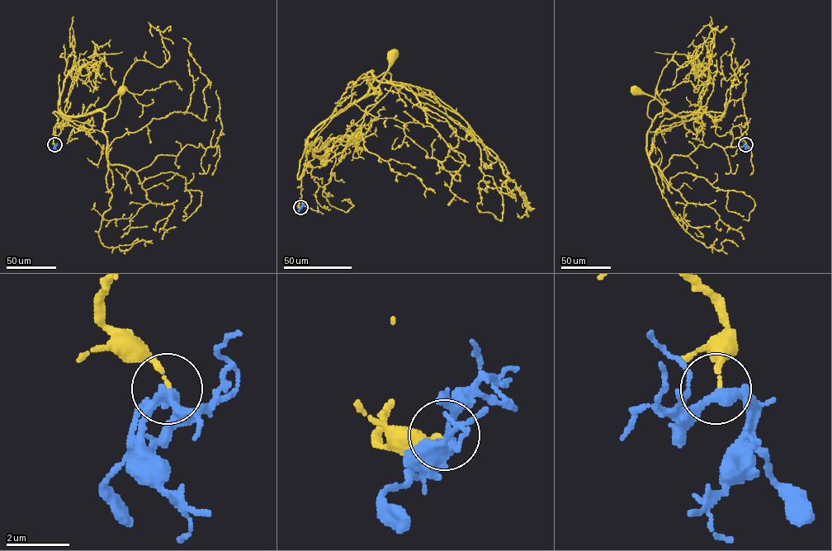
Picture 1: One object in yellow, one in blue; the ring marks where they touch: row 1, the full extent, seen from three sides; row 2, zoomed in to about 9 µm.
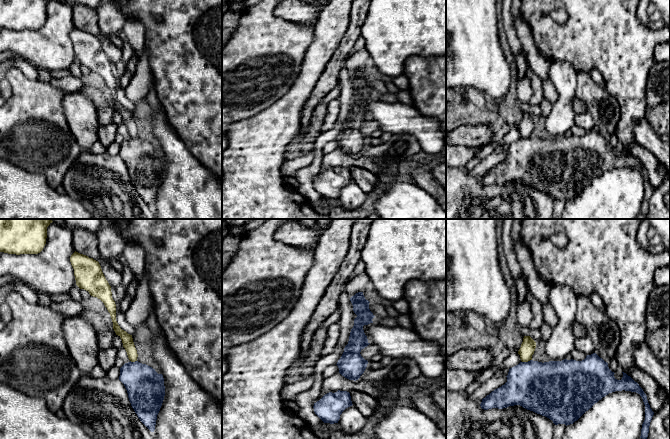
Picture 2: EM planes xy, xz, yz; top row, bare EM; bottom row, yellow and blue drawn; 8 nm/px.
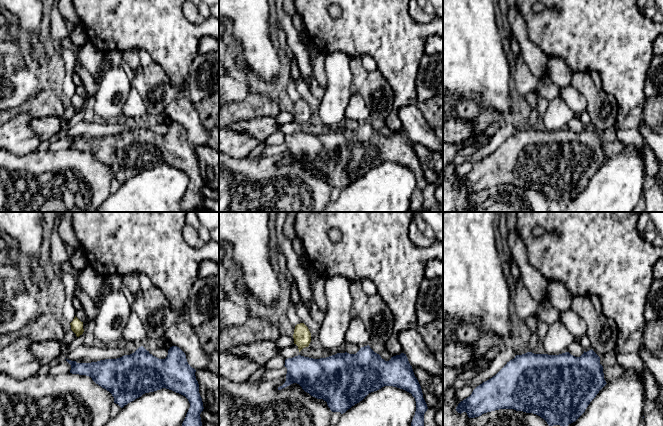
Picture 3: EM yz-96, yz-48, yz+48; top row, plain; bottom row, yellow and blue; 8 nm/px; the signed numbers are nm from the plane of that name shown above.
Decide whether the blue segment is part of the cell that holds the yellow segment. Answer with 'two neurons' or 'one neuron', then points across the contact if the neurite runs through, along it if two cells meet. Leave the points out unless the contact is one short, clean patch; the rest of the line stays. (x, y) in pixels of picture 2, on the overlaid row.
two neurons; border along yz (531, 359), (522, 362)

